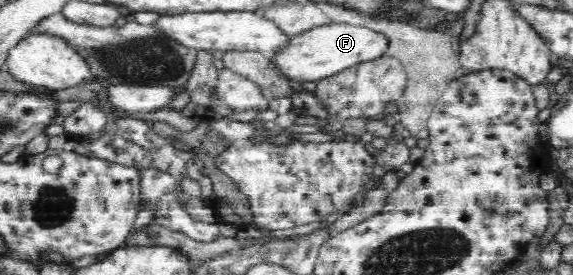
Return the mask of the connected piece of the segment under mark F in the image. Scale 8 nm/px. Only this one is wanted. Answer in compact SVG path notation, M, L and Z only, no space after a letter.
M360 21L333 22L297 34L291 45L283 53L277 53L274 59L289 79L316 81L353 64L387 54L391 43L392 39L385 32L367 27Z

